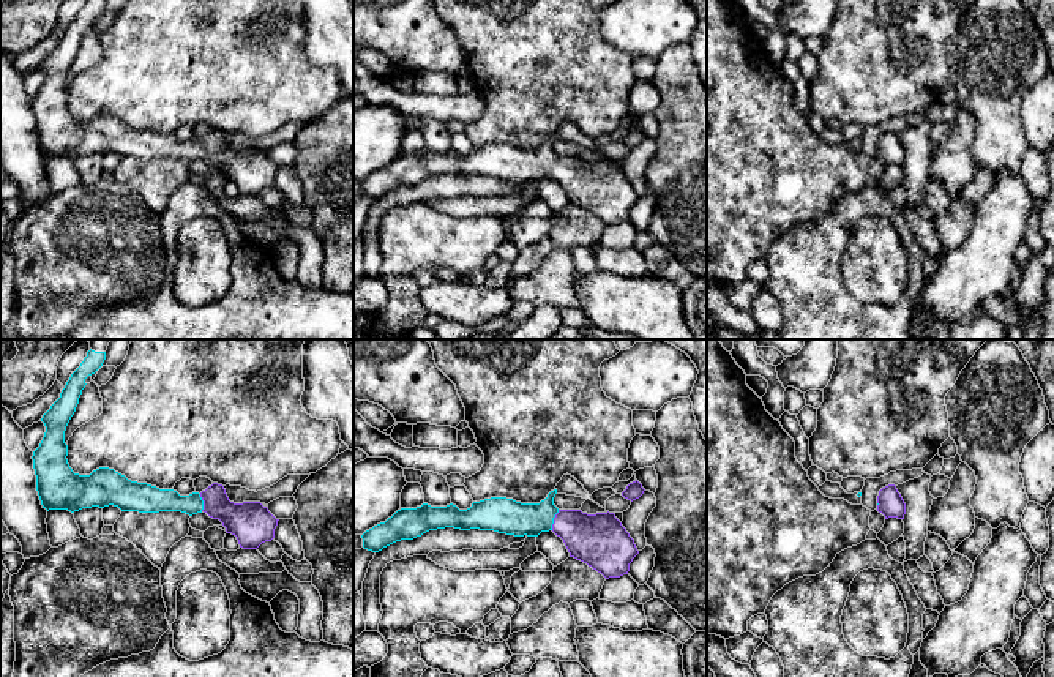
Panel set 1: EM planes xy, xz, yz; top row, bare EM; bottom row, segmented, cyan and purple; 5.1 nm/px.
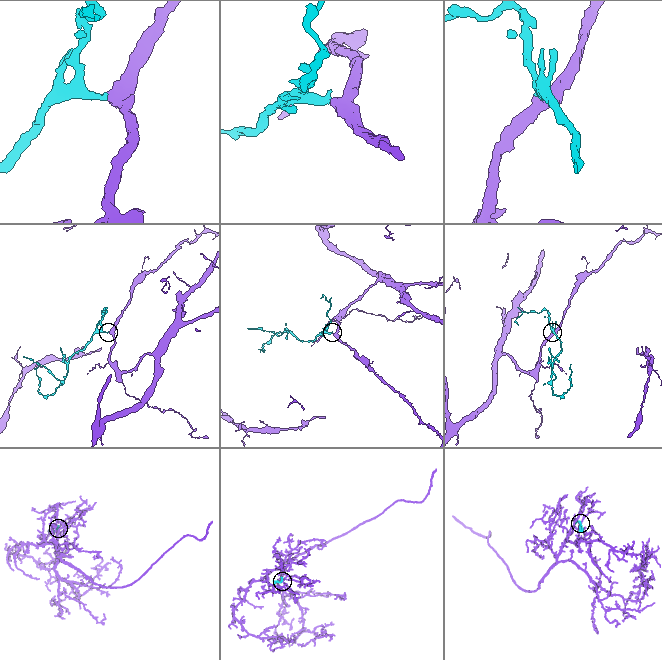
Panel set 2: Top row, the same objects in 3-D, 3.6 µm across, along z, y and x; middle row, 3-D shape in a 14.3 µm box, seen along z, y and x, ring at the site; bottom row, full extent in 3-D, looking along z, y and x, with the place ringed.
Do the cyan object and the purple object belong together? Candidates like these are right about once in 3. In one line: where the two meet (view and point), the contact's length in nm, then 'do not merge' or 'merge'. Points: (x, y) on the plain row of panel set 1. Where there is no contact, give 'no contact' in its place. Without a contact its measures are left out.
contact xz (553, 166); length 110 nm; merge

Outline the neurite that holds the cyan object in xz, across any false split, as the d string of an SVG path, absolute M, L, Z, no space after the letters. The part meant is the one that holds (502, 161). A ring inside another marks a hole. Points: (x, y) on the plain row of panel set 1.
M557 136L551 137L540 150L491 144L473 148L467 156L459 156L453 150L401 155L361 181L363 194L379 199L396 188L413 186L445 174L494 177L514 183L538 183L552 177L563 186L570 204L587 210L606 226L628 221L630 210L639 197L615 161L559 156L554 151L555 140Z

